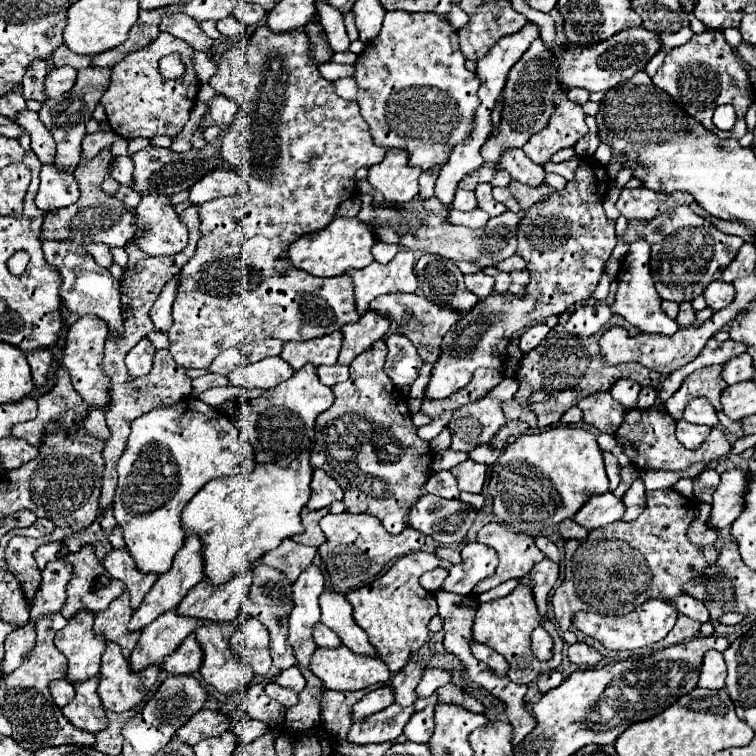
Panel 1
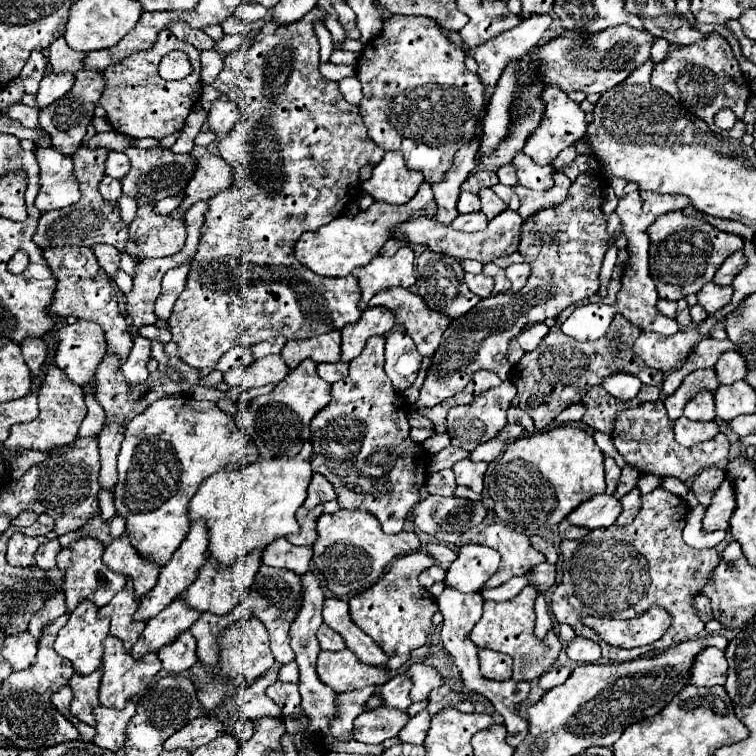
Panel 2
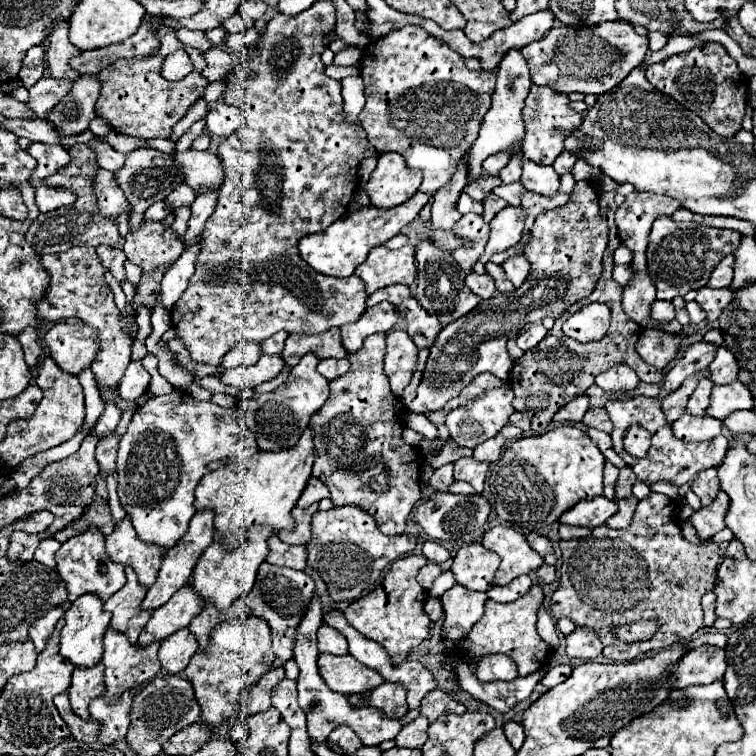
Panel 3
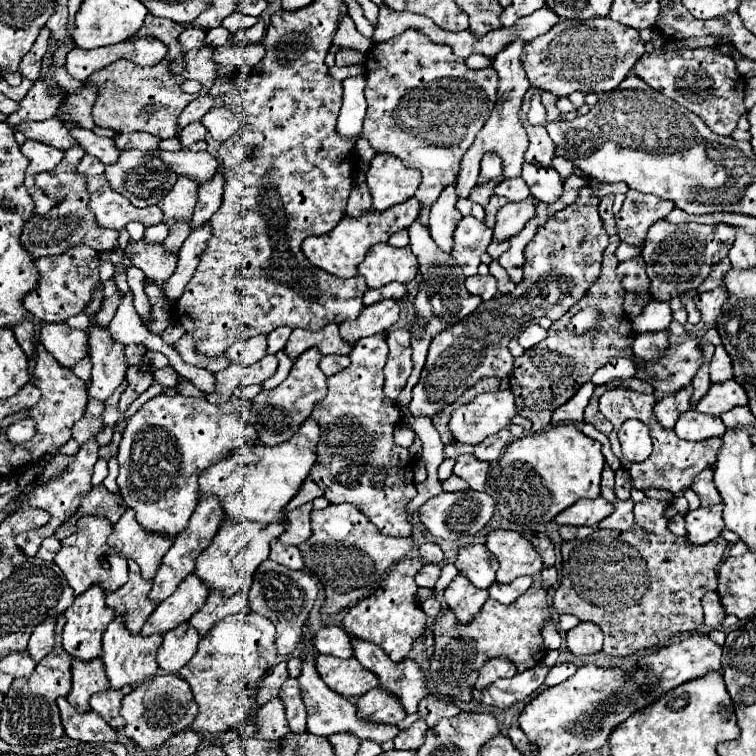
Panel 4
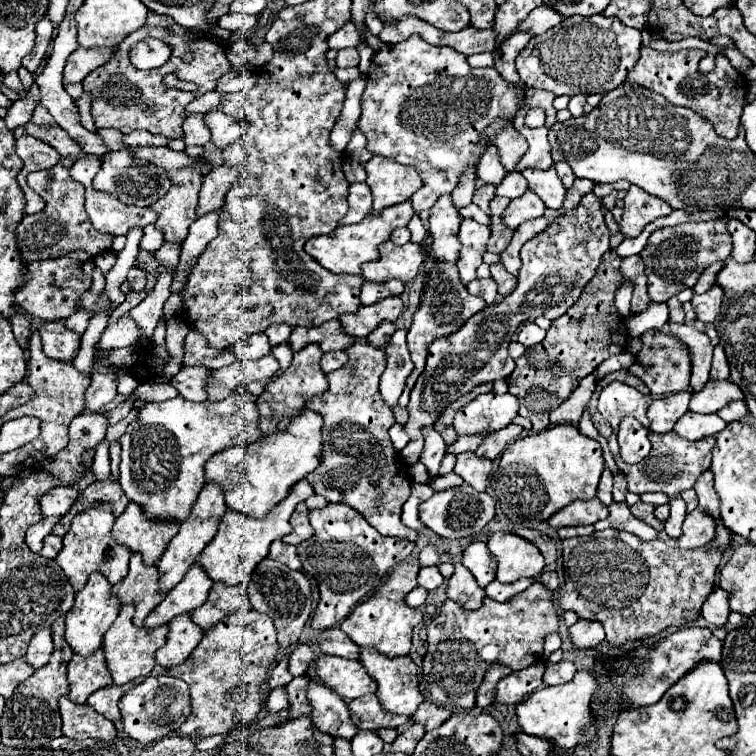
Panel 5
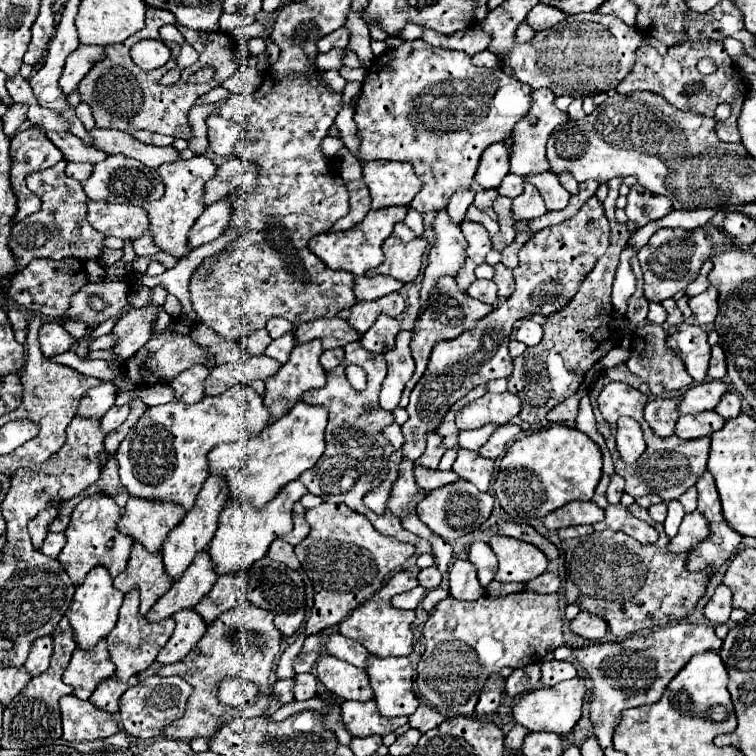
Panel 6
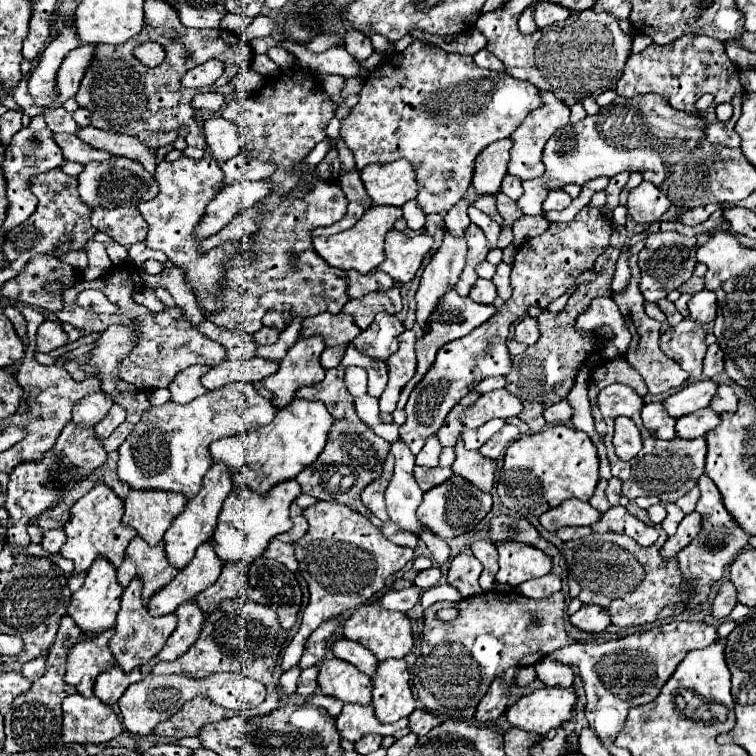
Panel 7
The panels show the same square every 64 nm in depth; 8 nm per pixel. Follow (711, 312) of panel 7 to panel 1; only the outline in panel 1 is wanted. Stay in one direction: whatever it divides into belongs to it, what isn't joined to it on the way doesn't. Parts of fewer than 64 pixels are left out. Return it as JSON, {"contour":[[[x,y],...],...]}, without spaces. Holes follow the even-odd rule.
{"contour":[[[716,280],[716,282],[708,284],[708,288],[704,288],[702,296],[704,296],[708,308],[716,312],[734,300],[734,286],[728,282]]]}

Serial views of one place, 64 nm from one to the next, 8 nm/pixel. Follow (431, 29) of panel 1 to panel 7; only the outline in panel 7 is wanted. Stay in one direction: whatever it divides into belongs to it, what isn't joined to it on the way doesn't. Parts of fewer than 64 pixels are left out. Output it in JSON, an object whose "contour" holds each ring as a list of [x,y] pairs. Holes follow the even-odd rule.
{"contour":[[[412,42],[404,52],[384,56],[380,66],[368,74],[360,90],[358,104],[350,110],[346,118],[340,120],[340,138],[346,148],[354,154],[356,170],[368,164],[384,164],[388,160],[406,158],[414,172],[418,184],[418,206],[430,214],[446,214],[448,208],[456,206],[470,186],[474,158],[488,144],[510,138],[528,112],[536,110],[540,102],[540,90],[530,84],[512,78],[506,72],[484,70],[476,66],[472,56],[448,54],[442,48],[428,48],[422,42]]]}

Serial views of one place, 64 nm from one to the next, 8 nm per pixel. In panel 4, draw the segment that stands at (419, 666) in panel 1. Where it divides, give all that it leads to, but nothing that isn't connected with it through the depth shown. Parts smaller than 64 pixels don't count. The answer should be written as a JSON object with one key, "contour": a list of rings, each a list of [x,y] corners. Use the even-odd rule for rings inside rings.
{"contour":[[[374,688],[356,702],[360,720],[372,720],[378,724],[398,724],[406,718],[406,712],[398,706],[398,700],[382,688]]]}

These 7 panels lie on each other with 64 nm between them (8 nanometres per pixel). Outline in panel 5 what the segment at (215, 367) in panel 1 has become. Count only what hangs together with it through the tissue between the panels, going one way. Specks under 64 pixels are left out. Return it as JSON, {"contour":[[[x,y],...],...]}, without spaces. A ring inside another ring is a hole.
{"contour":[[[258,332],[258,334],[252,334],[244,340],[240,340],[238,344],[232,346],[232,350],[236,352],[238,360],[242,362],[248,362],[248,360],[256,360],[256,358],[262,358],[266,354],[270,354],[270,344],[268,344],[268,336],[264,332]]]}

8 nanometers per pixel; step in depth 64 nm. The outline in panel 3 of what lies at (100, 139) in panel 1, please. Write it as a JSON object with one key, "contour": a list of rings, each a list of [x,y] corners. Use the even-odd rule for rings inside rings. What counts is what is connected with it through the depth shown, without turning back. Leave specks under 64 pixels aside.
{"contour":[[[110,132],[104,140],[108,140],[108,144],[120,152],[132,152],[136,148],[142,148],[146,146],[146,140],[142,138],[134,138],[134,136],[124,136],[124,134],[118,134],[118,132]]]}

